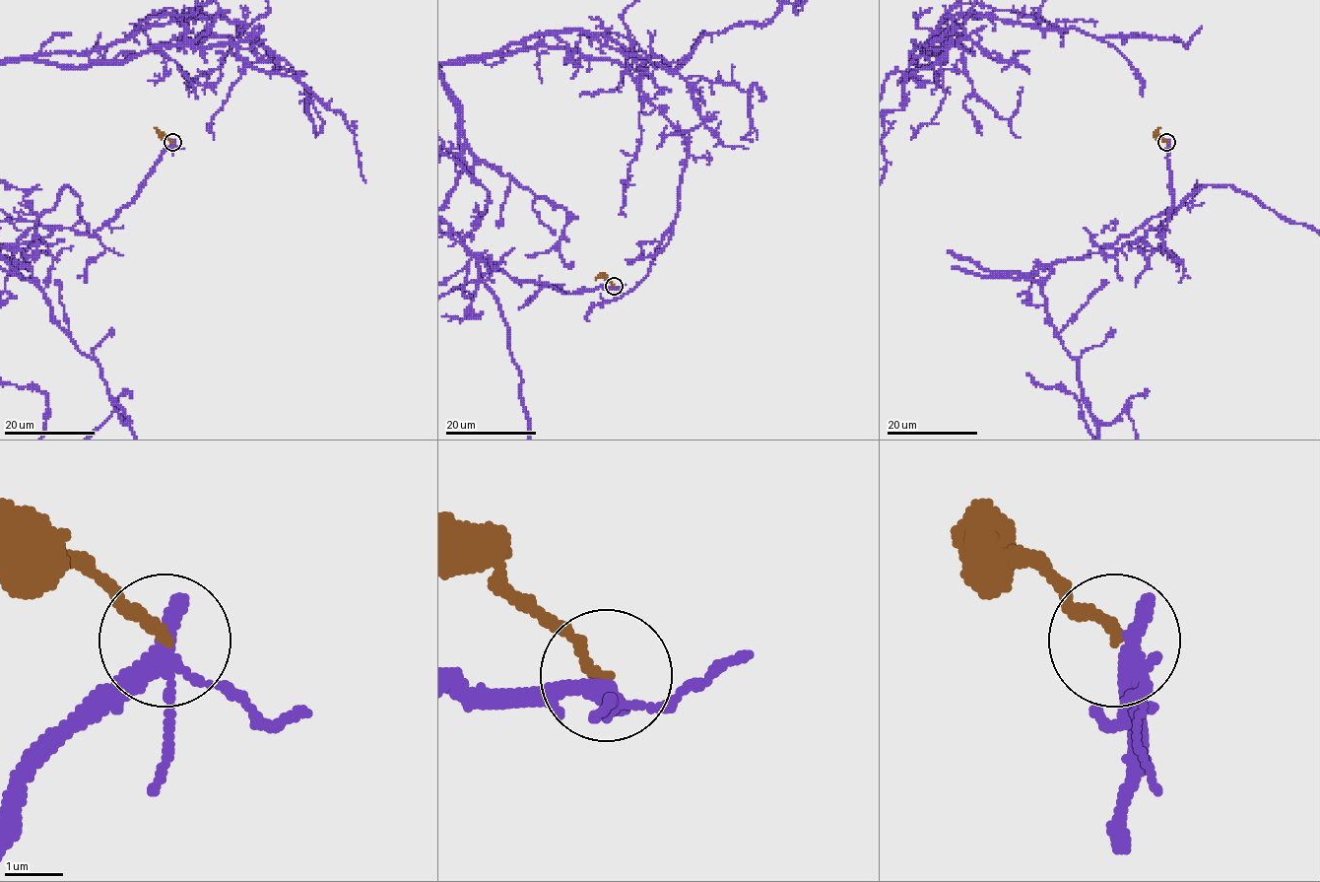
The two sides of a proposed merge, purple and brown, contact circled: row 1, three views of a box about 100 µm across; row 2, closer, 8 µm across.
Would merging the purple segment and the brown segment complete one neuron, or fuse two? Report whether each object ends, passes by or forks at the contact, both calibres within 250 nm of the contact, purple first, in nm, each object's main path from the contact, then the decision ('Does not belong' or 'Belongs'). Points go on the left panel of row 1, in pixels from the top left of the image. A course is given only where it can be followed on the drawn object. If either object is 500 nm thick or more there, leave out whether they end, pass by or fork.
At the ring purple forks. At the ring brown ends. Thickness 260 nm (purple) against 190 nm. Course of brown: (173, 142), (154, 127). Does not belong

